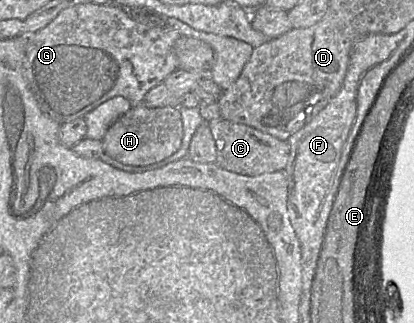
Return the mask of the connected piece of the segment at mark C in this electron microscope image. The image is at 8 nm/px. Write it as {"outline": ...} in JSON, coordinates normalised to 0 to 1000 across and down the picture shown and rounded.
{"outline":[[[536,365],[517,368],[498,384],[522,446],[522,505],[539,523],[592,545],[623,545],[688,523],[700,471],[693,437]]]}

